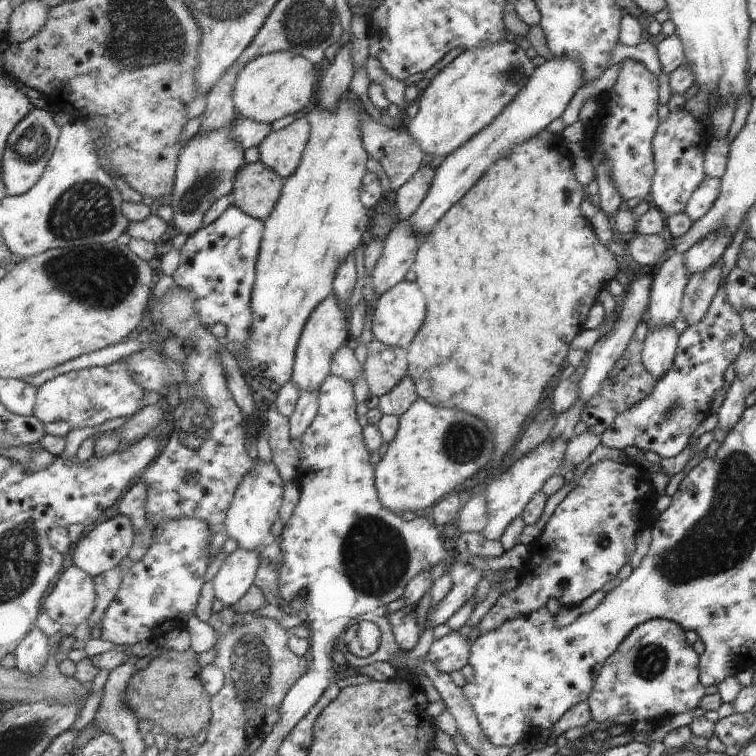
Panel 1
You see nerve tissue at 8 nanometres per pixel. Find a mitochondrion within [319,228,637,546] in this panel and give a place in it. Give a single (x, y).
(462, 441)

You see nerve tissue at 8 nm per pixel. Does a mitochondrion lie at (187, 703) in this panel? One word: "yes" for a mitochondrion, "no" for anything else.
yes

